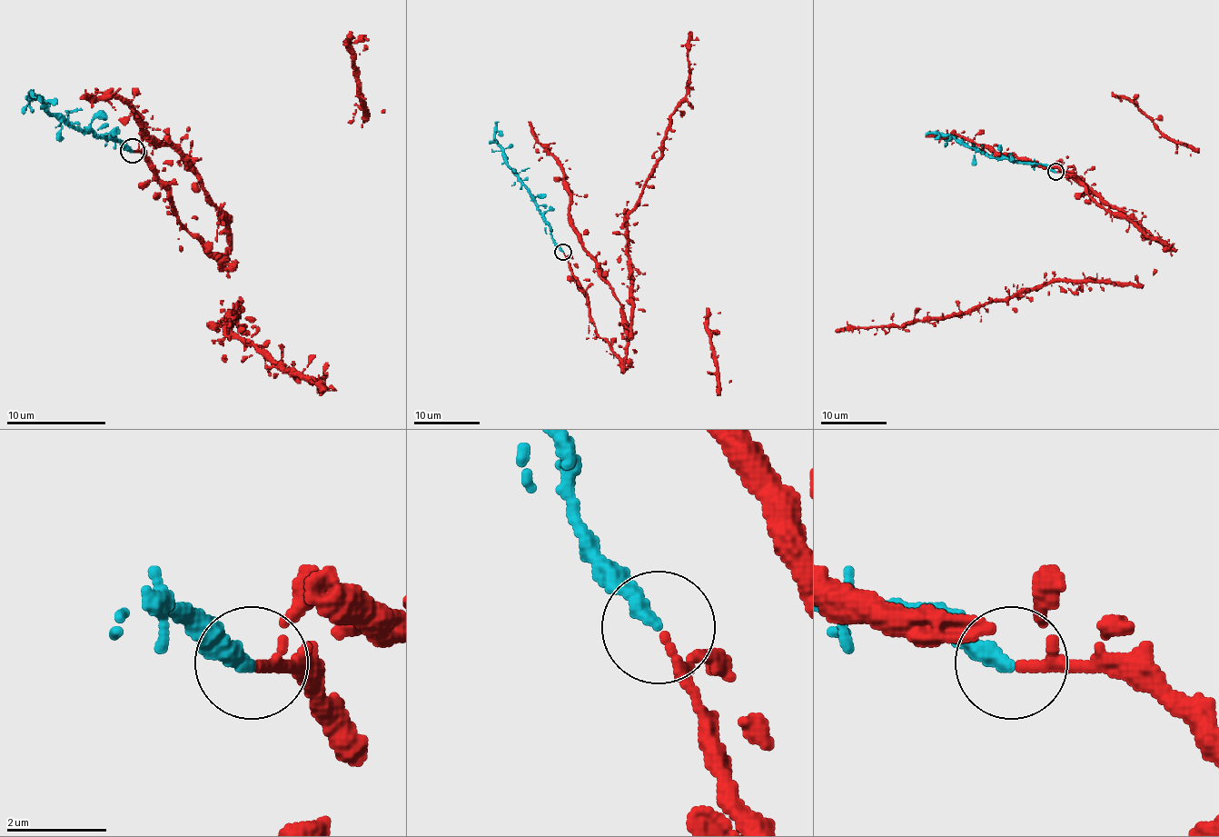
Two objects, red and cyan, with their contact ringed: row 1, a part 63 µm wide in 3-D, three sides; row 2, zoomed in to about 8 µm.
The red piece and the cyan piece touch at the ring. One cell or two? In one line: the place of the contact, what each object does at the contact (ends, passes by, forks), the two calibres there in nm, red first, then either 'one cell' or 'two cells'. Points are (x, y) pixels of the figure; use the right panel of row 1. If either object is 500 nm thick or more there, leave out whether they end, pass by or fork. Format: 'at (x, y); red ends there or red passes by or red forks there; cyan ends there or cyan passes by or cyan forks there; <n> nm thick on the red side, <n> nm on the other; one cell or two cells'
at (1055, 171); red passes by; cyan ends there; 160 nm thick on the red side, 320 nm on the other; one cell

